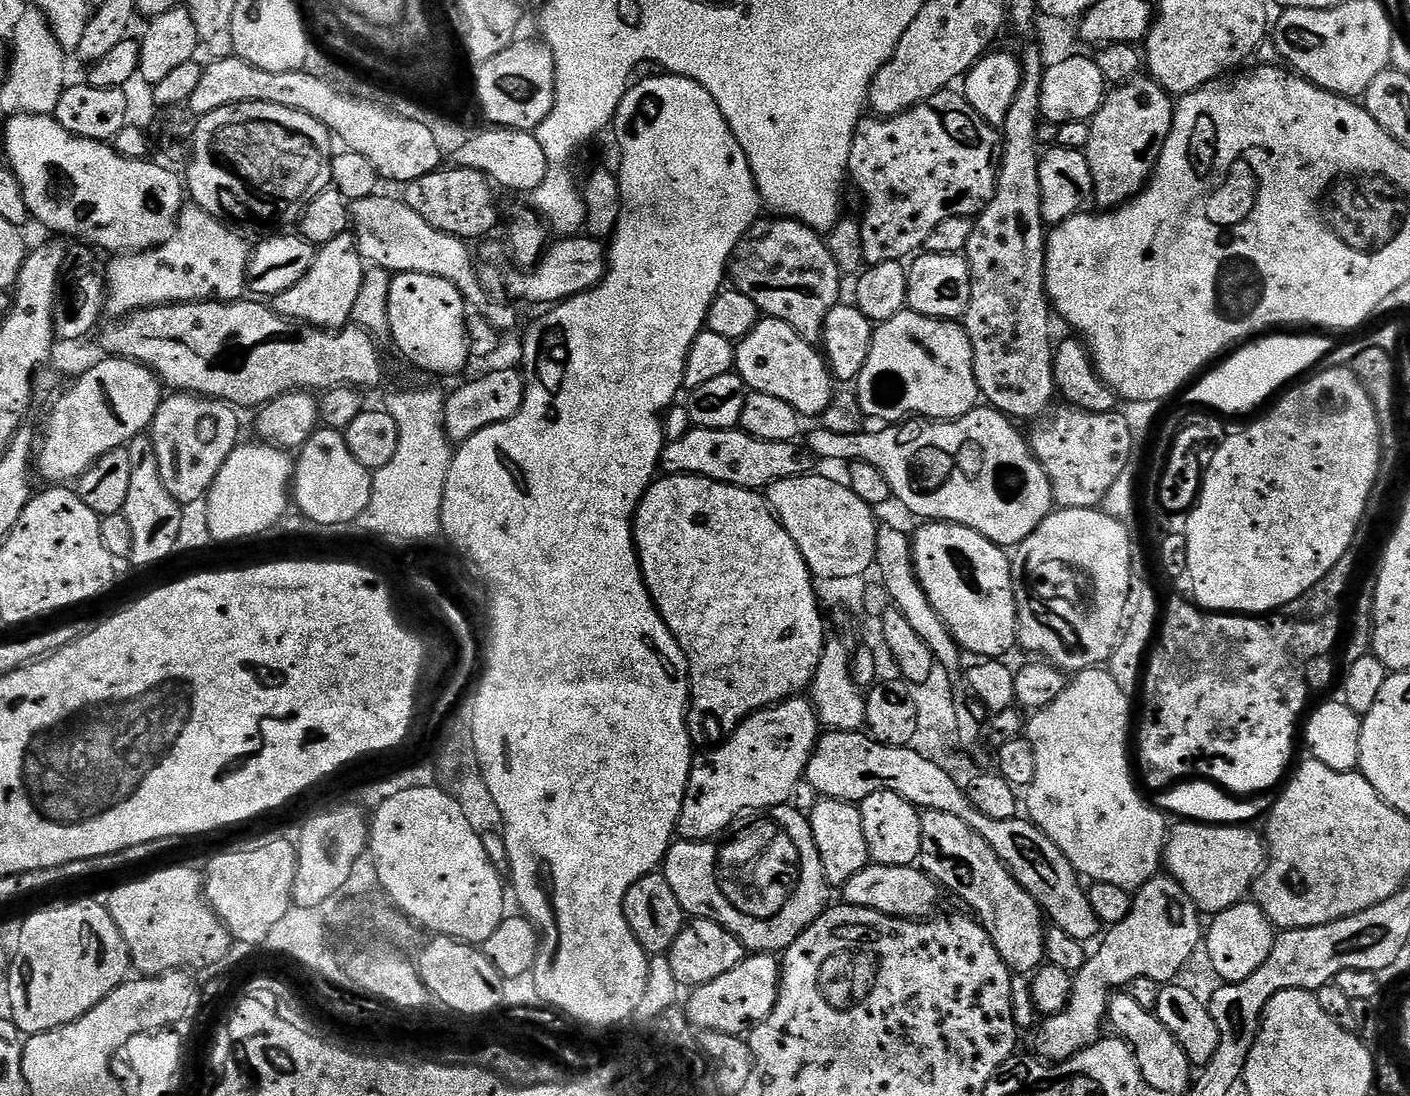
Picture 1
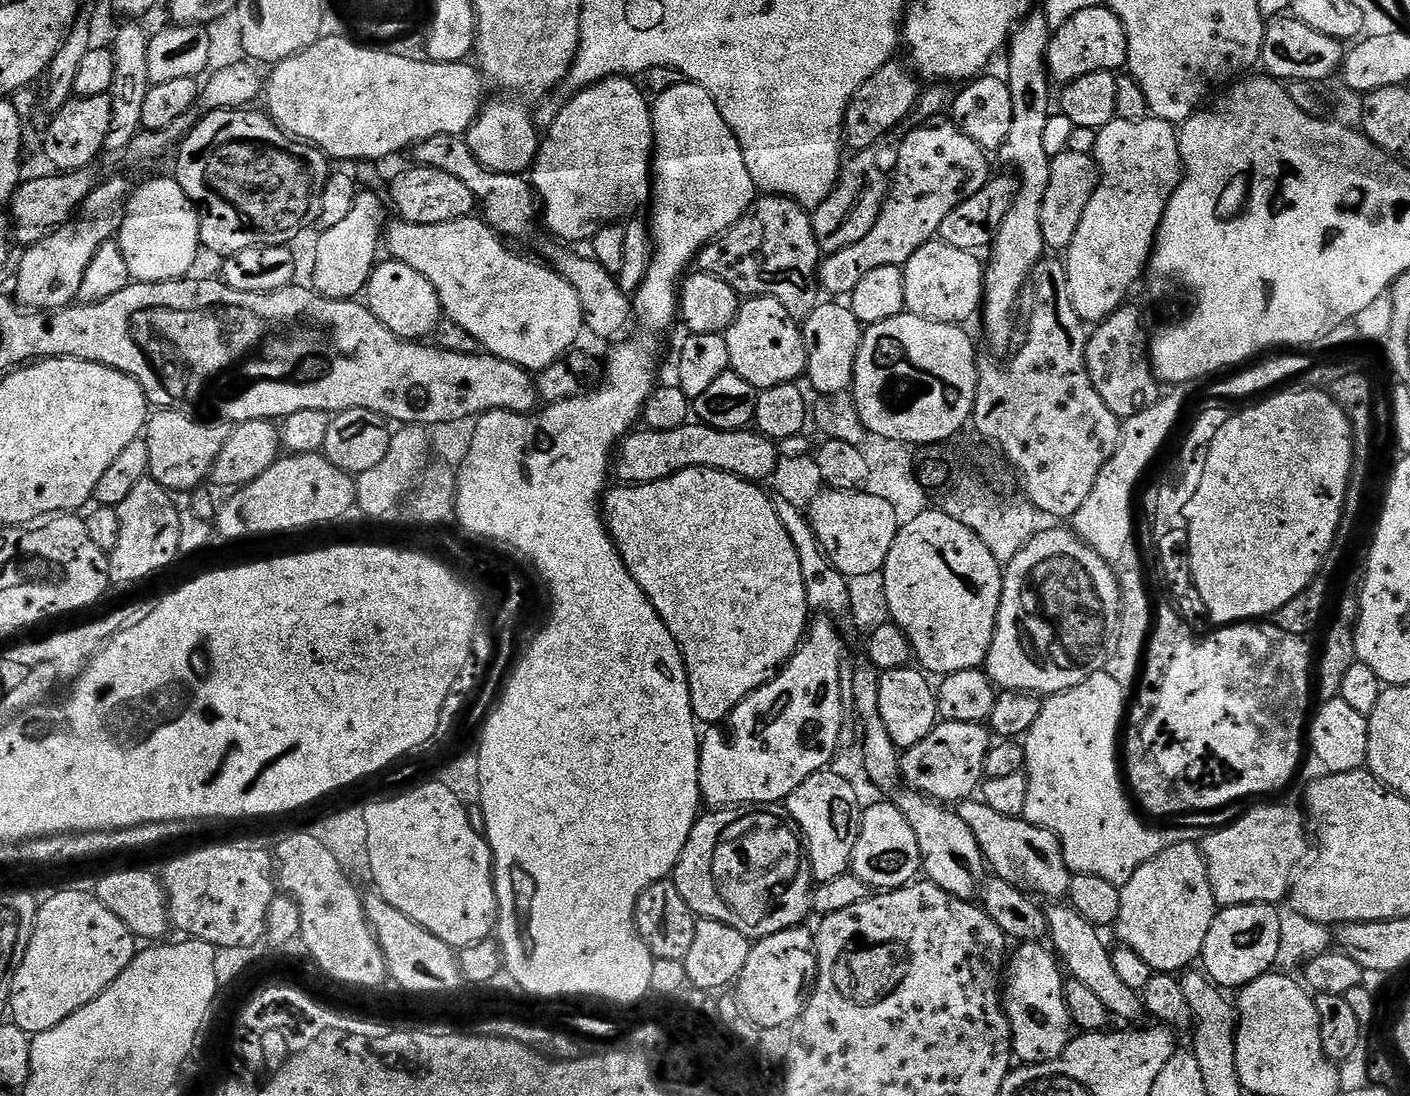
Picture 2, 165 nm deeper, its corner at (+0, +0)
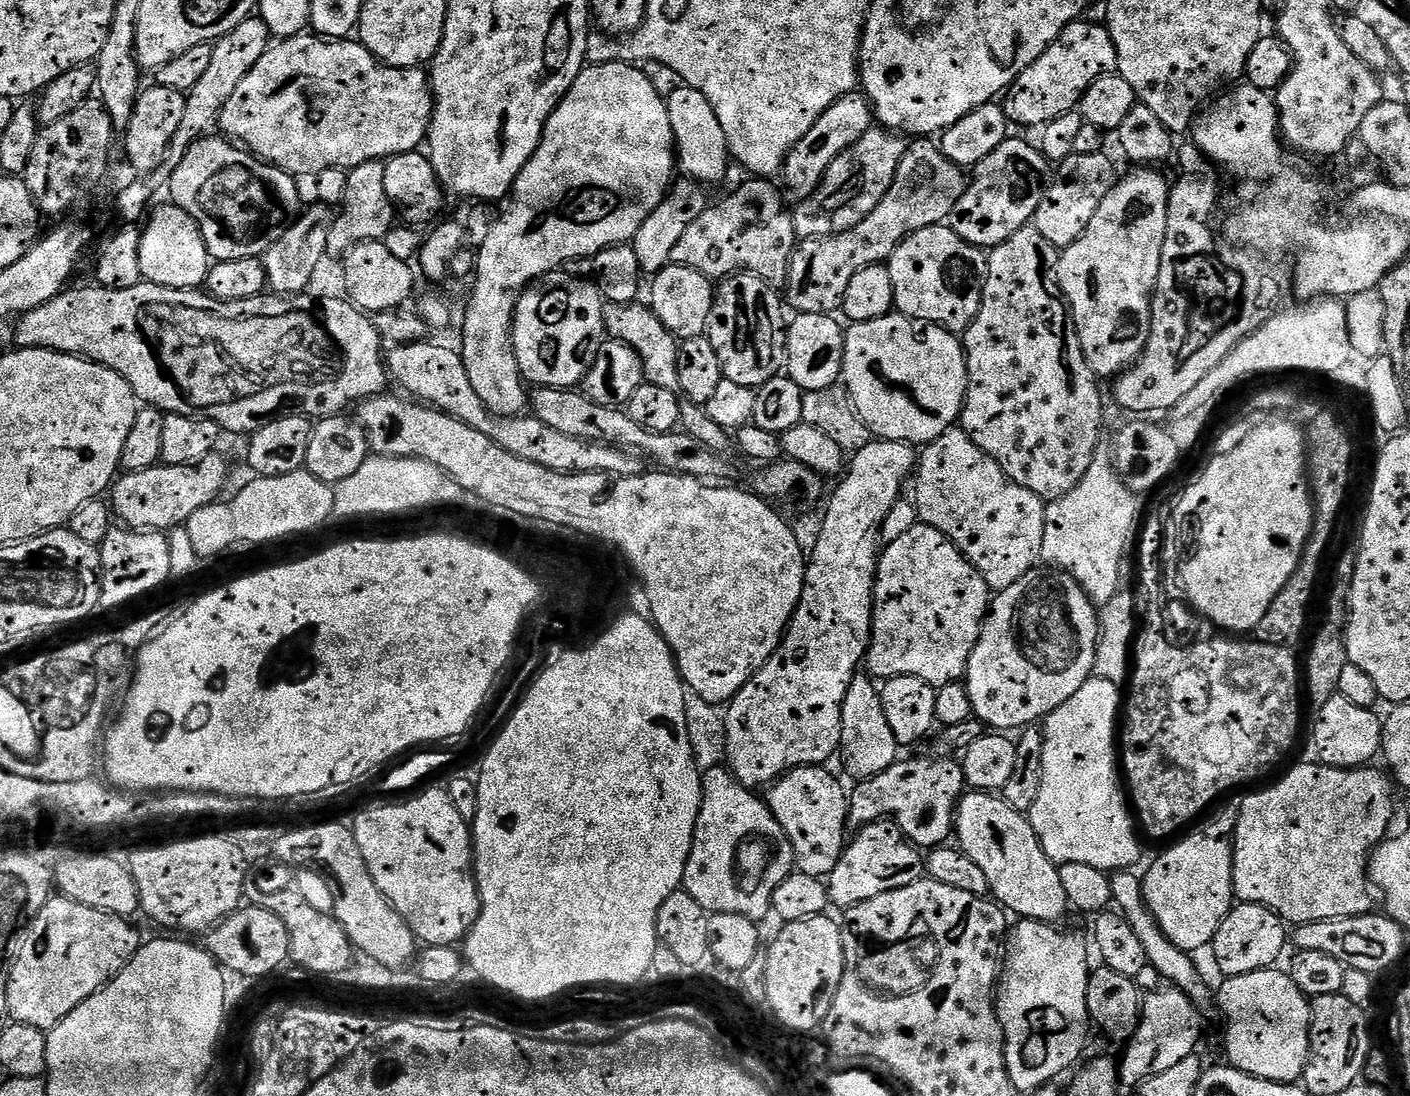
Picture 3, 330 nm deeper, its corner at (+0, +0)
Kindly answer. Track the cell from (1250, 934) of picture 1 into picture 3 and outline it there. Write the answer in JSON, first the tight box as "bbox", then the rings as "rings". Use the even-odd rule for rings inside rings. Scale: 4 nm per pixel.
{"bbox":[1210,903,1290,977],"rings":[[[1237,903],[1228,917],[1218,926],[1218,934],[1212,939],[1210,953],[1220,967],[1221,977],[1241,976],[1273,967],[1284,952],[1284,943],[1289,943],[1290,932],[1280,915],[1261,904]]]}

